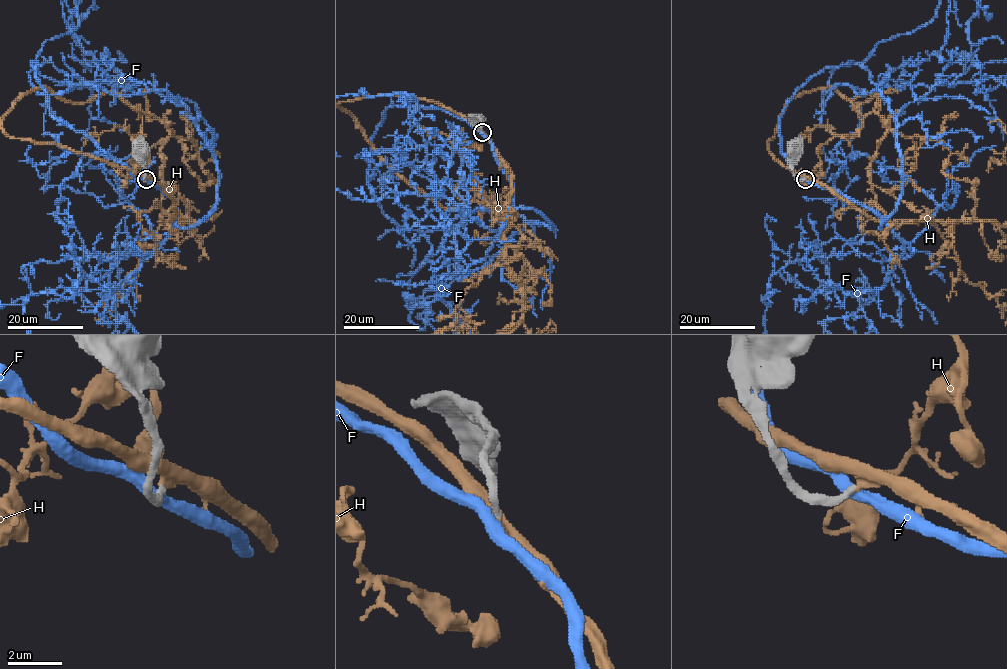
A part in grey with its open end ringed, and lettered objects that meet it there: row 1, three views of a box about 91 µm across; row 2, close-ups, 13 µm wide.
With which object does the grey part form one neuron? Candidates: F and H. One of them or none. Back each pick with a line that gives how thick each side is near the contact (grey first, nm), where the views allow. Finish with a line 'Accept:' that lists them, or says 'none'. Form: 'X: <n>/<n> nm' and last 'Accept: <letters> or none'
H: 260/280 nm
Accept: H

